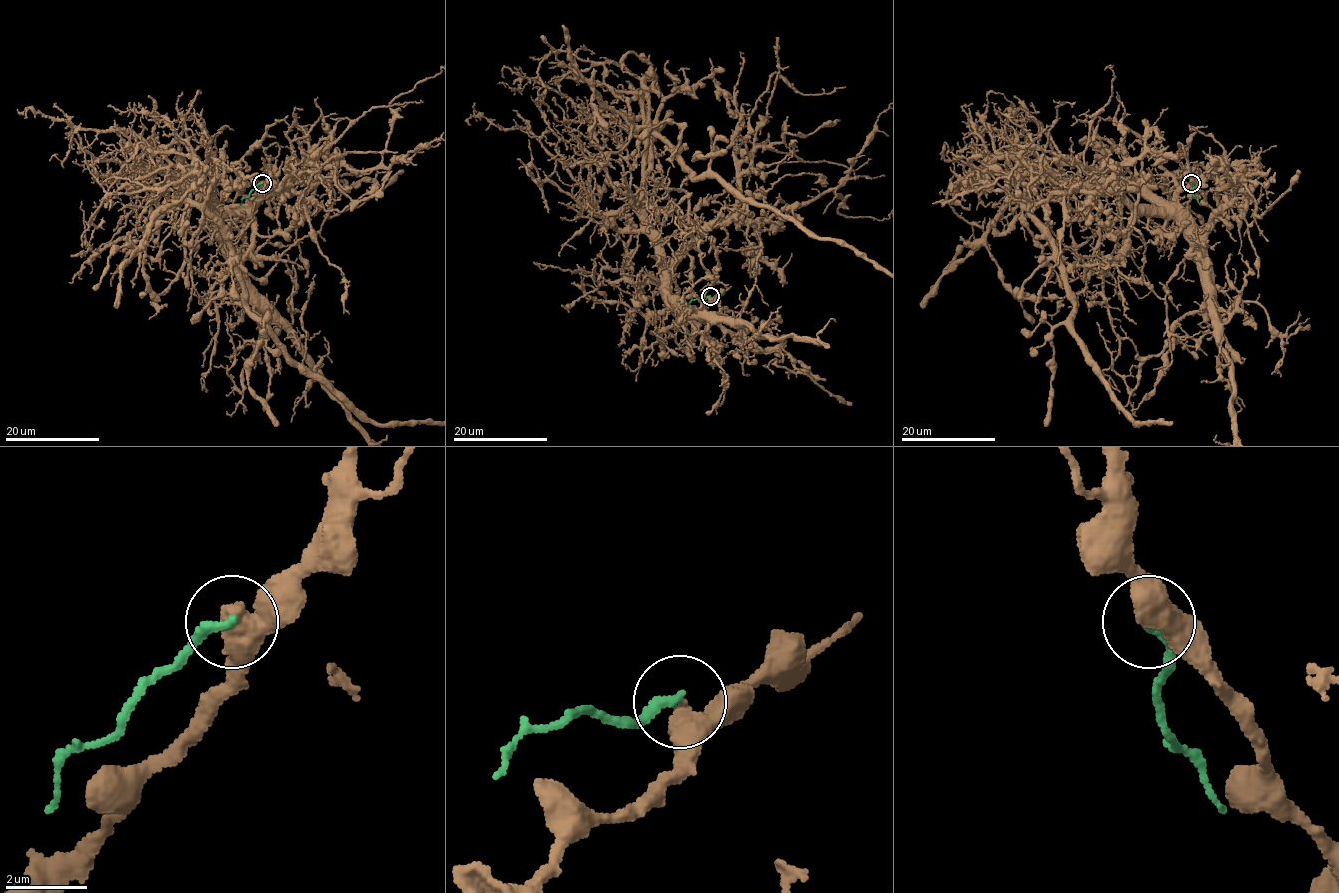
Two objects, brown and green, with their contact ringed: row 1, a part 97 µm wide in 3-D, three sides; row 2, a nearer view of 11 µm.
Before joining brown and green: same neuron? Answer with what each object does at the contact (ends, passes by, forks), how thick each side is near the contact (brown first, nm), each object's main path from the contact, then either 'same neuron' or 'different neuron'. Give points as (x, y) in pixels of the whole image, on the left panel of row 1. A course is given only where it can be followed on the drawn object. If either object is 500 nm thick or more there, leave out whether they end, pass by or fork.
brown passes by; green ends; calibres 360 and 240 nm; course brown (261, 182), (261, 192), (225, 234), (225, 250), (229, 263), (236, 267); course green (261, 183), (242, 199), (240, 205); different neuron

